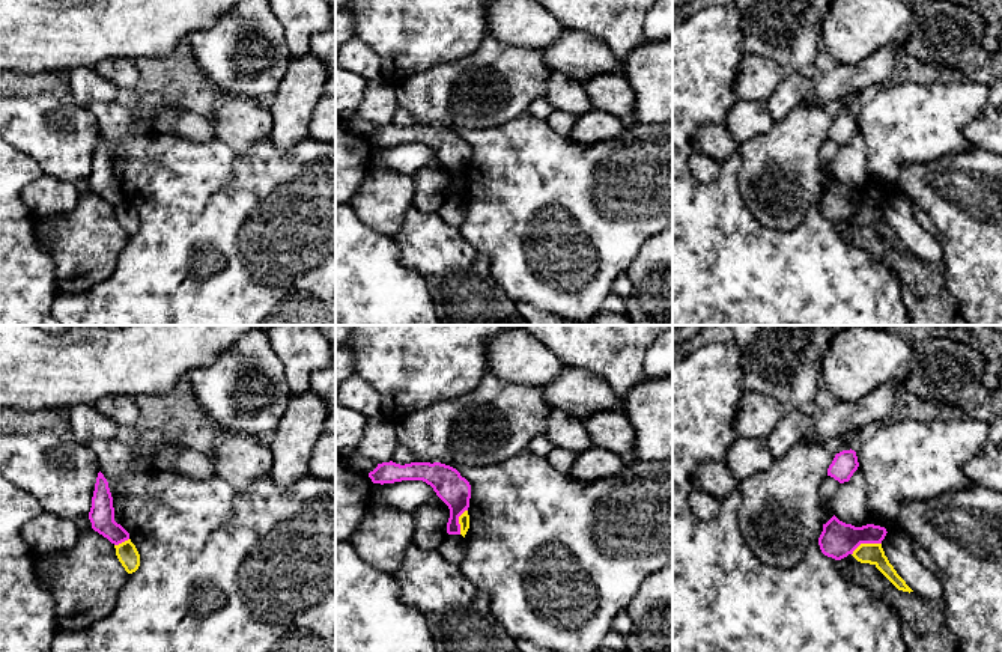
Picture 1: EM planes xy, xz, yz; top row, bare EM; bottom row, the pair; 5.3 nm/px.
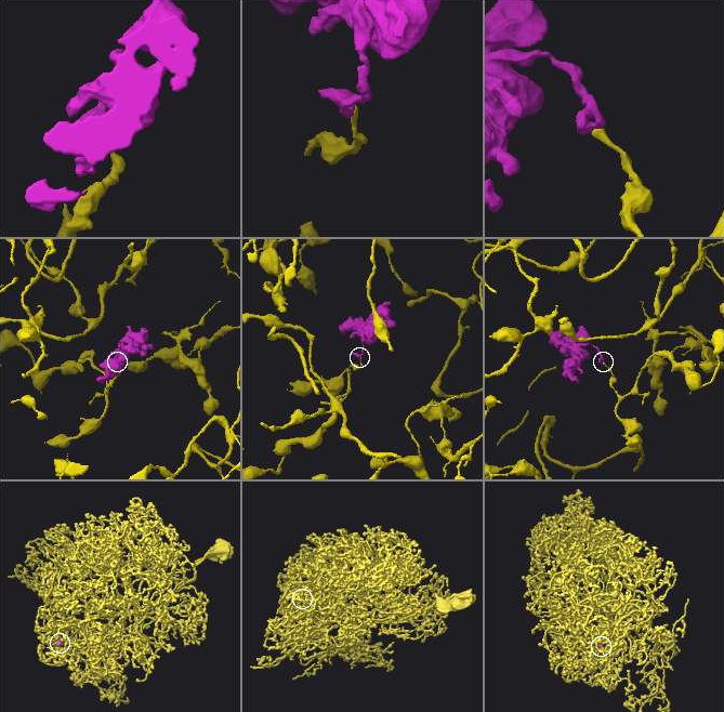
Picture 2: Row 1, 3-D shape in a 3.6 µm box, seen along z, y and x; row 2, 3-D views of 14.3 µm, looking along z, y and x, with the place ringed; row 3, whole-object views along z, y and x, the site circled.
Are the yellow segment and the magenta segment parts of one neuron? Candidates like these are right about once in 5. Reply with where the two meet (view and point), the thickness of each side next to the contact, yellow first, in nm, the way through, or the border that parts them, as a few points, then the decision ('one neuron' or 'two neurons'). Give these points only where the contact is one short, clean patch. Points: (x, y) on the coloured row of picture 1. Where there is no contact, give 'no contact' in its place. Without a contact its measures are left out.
contact yz (865, 544); calibres 110 and 190 nm; border yz (880, 542), (862, 542), (852, 554); two neurons

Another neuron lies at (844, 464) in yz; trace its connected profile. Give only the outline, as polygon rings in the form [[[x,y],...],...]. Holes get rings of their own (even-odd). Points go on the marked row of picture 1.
[[[843,450],[835,455],[832,464],[827,468],[827,476],[833,477],[840,483],[849,482],[853,473],[858,470],[859,462],[855,450]]]

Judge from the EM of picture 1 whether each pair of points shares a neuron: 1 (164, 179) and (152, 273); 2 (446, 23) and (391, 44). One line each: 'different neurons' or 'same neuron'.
1: same neuron
2: same neuron

